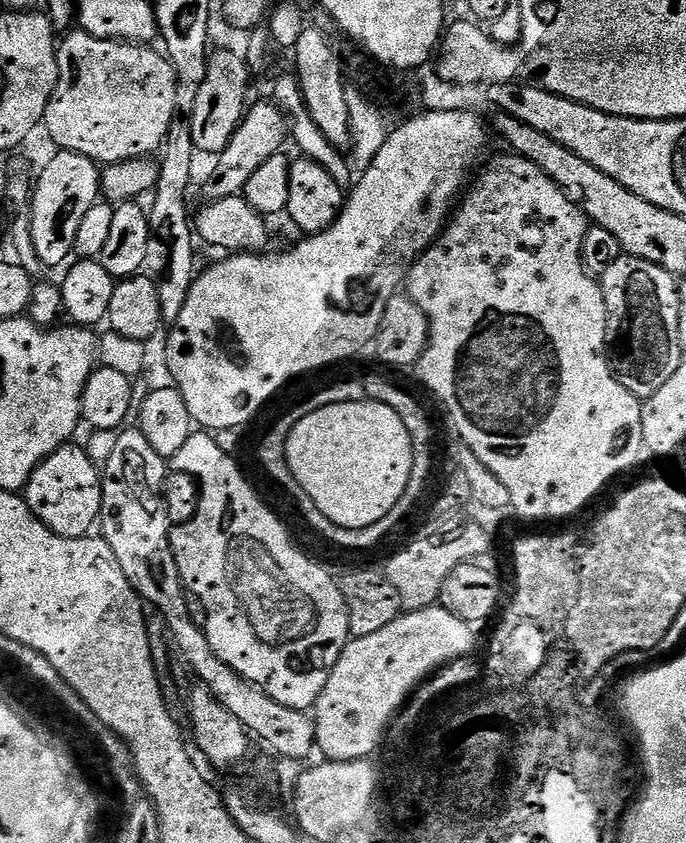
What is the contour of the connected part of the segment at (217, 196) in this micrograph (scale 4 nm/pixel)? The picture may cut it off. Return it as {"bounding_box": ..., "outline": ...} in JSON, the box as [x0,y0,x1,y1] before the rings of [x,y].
{"bounding_box":[202,101,290,202],"outline":[[[271,101],[255,104],[247,109],[243,122],[226,150],[217,155],[218,162],[202,188],[205,201],[211,202],[241,195],[252,174],[266,160],[279,153],[284,148],[282,147],[284,142],[287,143],[290,136],[290,122],[284,110]]]}

